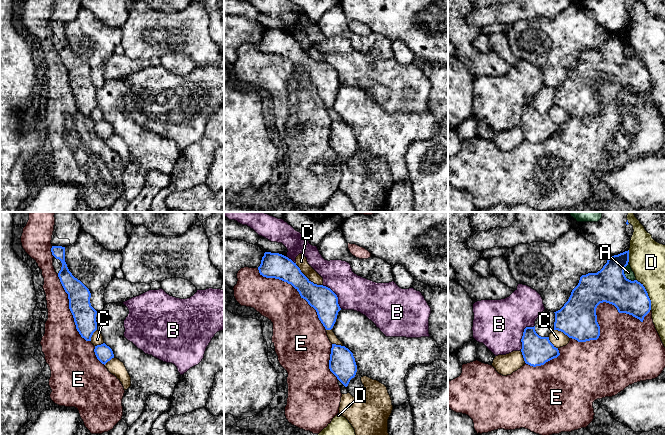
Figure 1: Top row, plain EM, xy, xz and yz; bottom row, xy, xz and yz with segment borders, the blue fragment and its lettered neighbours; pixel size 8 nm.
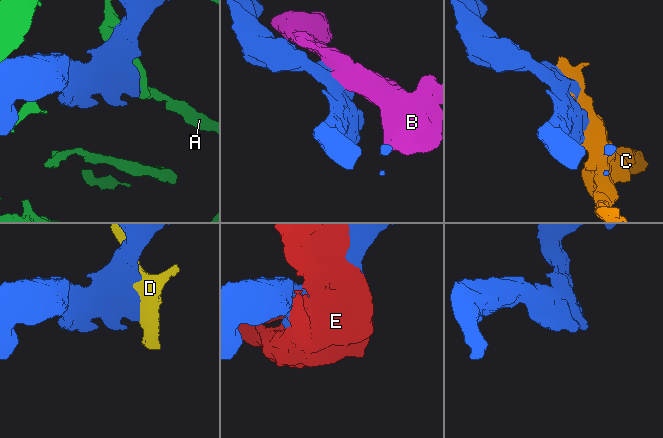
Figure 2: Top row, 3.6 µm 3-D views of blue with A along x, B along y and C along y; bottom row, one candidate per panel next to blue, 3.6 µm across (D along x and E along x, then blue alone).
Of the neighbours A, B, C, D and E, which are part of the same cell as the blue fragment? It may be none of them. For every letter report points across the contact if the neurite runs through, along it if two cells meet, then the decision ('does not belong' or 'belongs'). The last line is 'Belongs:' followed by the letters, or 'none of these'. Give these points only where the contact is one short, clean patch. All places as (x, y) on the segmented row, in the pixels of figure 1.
A: does not belong
B: does not belong
C: does not belong
D: does not belong
E: does not belong
Belongs: none of these

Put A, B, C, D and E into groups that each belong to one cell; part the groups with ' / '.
A / B / C / D / E

